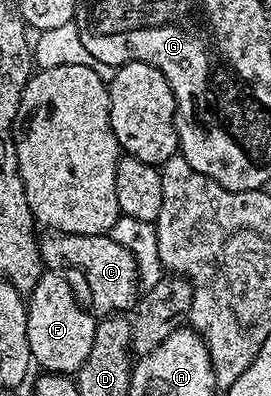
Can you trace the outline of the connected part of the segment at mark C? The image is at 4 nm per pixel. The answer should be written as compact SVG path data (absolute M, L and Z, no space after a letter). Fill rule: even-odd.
M50 231L41 238L40 244L43 266L54 267L57 266L54 265L57 261L63 261L64 264L75 265L80 272L86 273L86 285L90 288L91 302L89 301L89 304L99 314L122 315L137 306L140 300L138 264L127 249L120 247L120 243L116 243L114 237L104 233L72 235L71 233L61 234Z

